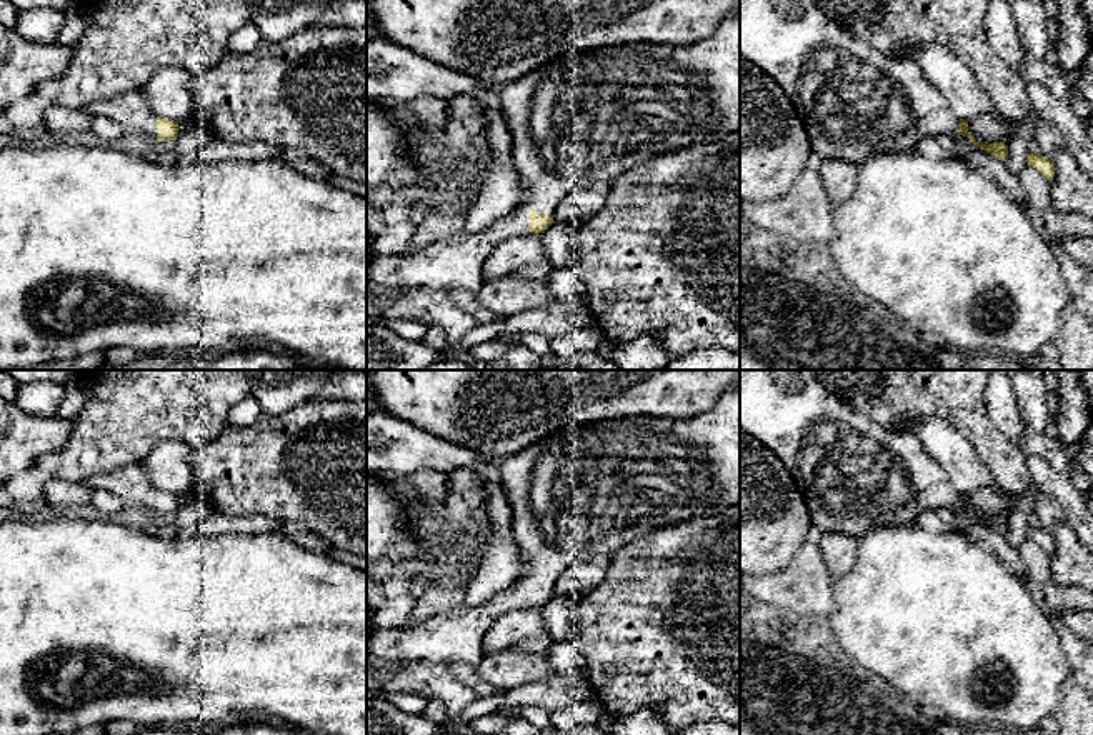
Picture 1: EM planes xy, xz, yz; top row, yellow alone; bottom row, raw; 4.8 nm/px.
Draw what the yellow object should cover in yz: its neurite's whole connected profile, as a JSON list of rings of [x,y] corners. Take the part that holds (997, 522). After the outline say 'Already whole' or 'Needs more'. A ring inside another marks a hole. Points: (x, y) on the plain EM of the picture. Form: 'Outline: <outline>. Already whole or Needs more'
Outline: [[[740,370],[740,428],[766,445],[786,465],[808,505],[813,535],[841,532],[860,538],[875,527],[915,523],[921,512],[941,508],[966,508],[991,530],[1008,533],[1008,518],[983,518],[975,513],[968,505],[968,495],[953,487],[938,460],[913,432],[873,423],[840,402],[811,370]]]. Needs more

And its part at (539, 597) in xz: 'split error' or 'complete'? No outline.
split error

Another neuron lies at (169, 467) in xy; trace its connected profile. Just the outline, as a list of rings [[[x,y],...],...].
[[[165,440],[142,462],[153,488],[180,495],[195,488],[192,455],[195,450],[180,440]]]

